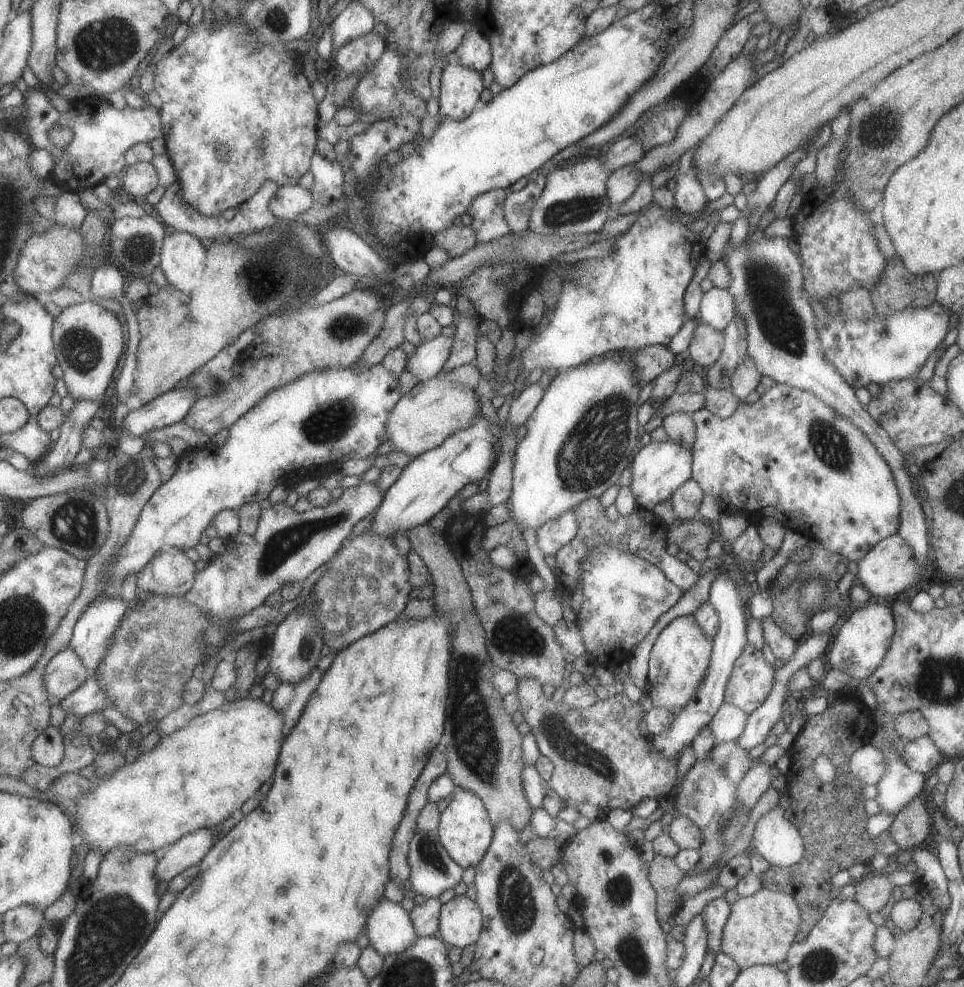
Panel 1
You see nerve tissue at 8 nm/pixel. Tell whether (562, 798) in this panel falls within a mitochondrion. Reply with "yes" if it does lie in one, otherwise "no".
no

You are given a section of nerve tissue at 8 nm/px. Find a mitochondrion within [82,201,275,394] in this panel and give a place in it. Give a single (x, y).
(137, 250)

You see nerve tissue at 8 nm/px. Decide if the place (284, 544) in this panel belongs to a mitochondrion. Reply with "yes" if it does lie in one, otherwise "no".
yes

